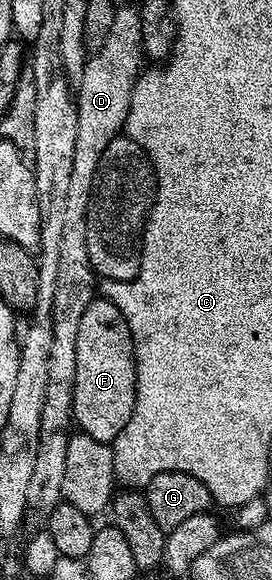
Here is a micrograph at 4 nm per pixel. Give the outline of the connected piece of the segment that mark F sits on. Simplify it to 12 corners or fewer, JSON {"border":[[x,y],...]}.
{"border":[[95,299],[75,342],[73,420],[111,443],[137,398],[133,336]]}

